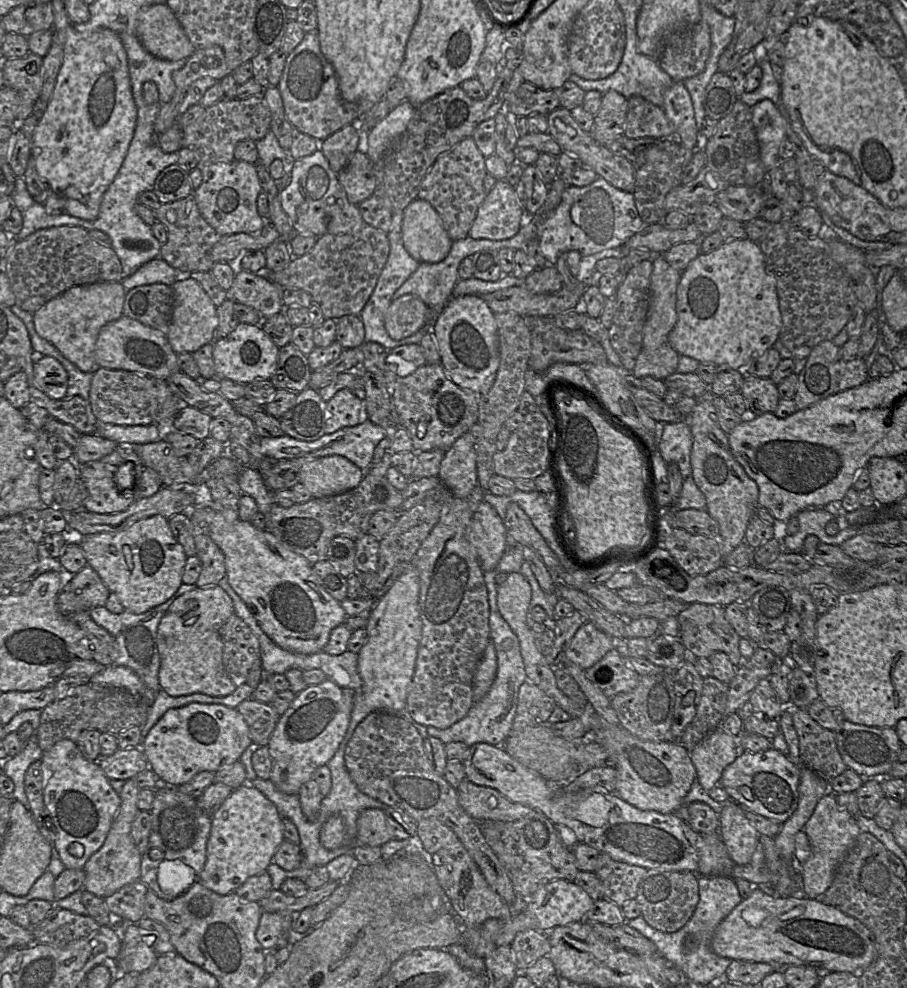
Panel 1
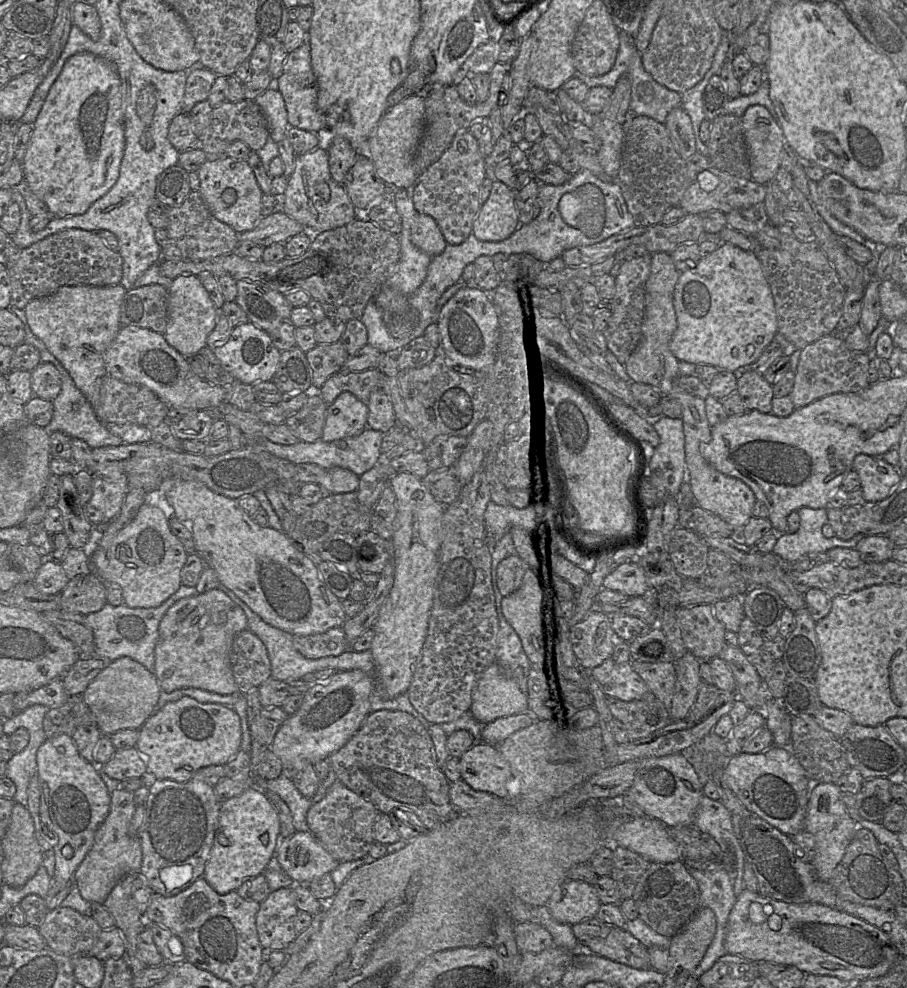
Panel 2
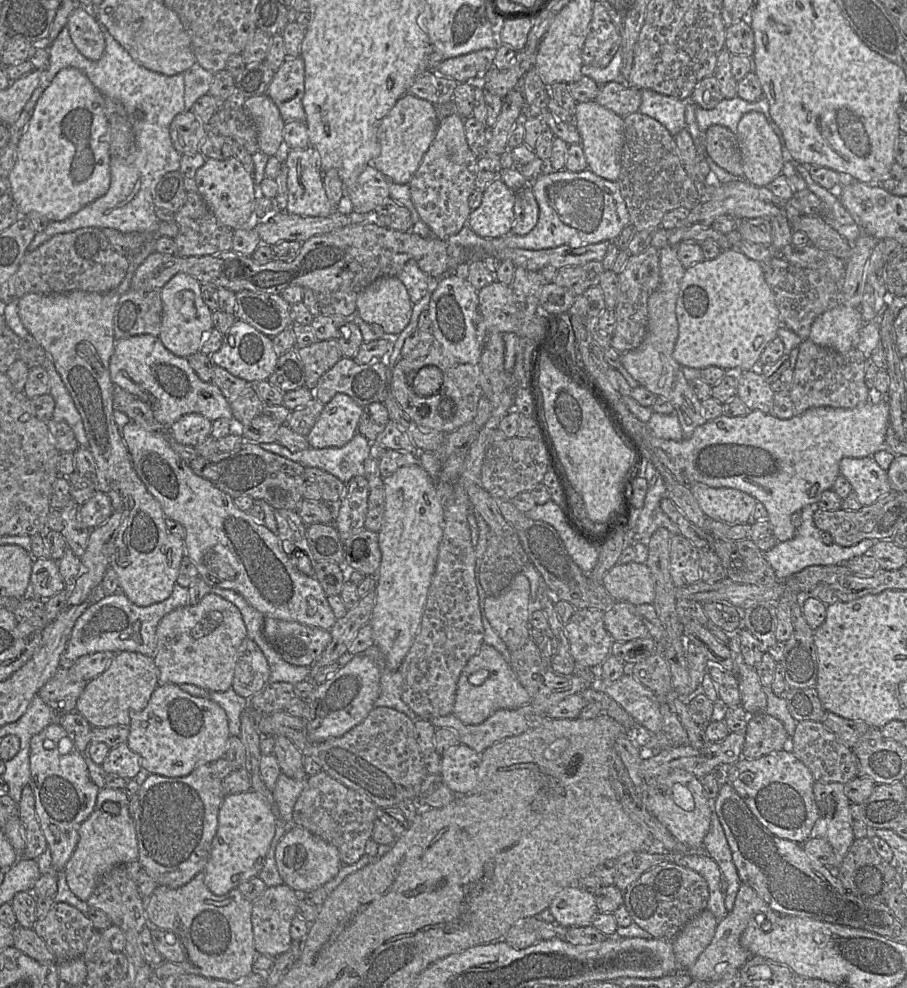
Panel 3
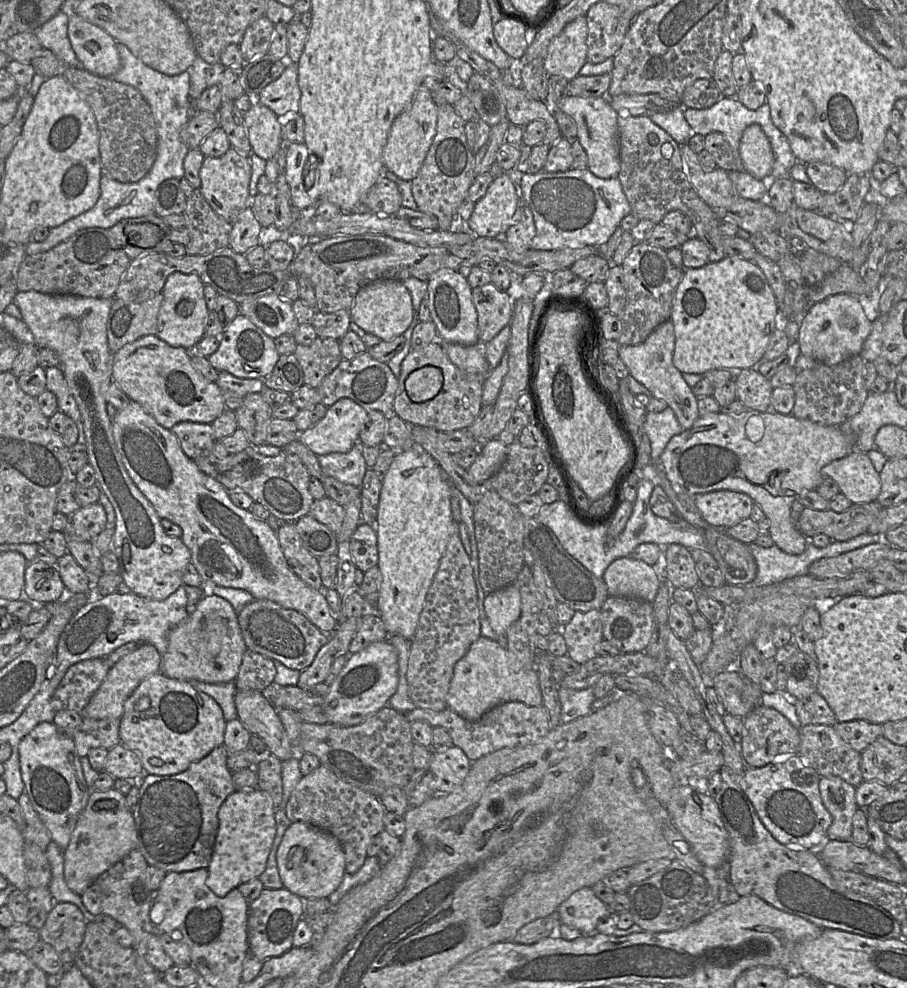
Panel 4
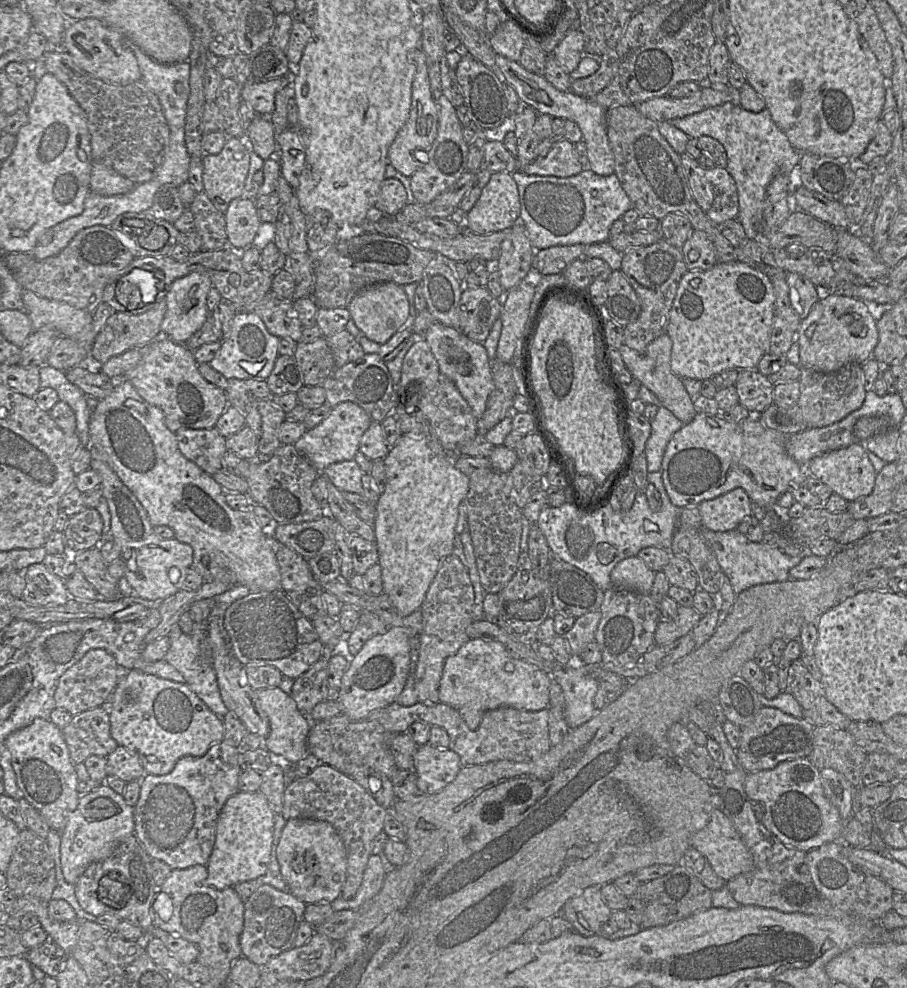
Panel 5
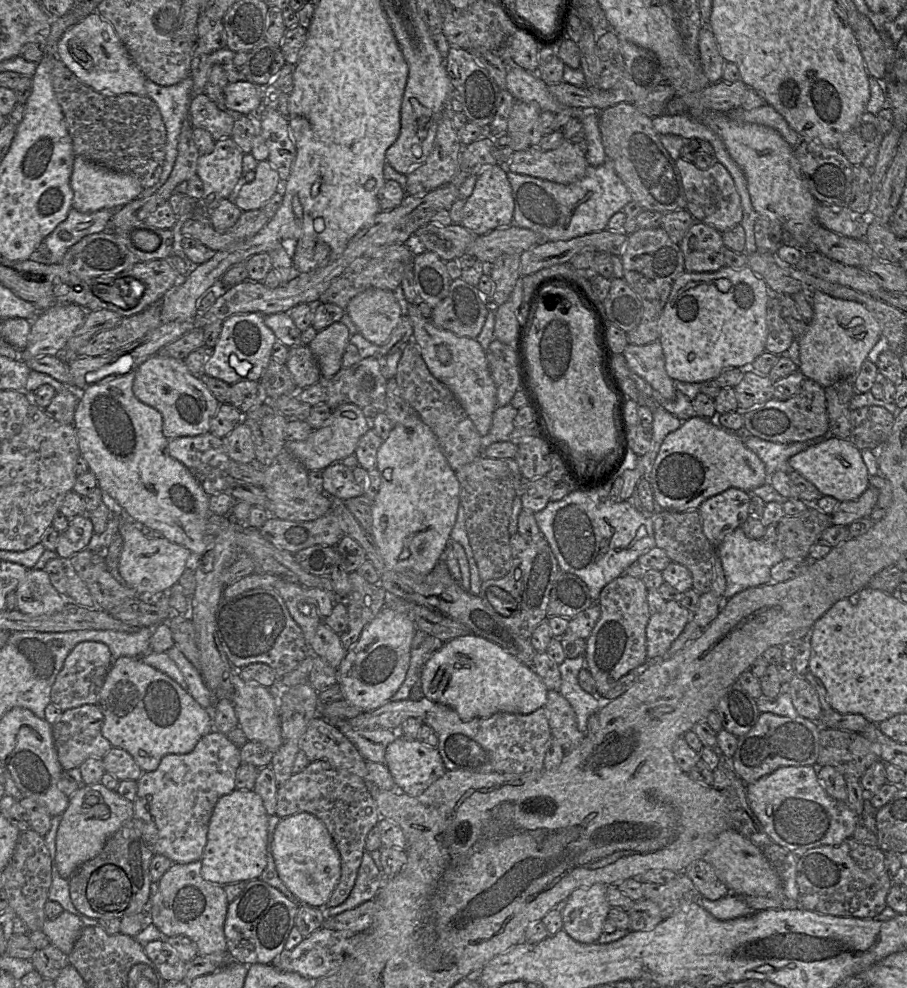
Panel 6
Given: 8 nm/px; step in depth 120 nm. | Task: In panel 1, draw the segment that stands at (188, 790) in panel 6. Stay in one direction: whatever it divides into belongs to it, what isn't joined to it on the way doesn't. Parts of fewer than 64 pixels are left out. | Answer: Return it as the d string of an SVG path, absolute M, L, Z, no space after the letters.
M160 784L155 790L155 797L151 808L152 826L149 837L149 844L142 855L140 881L148 889L154 892L159 898L173 900L178 896L171 896L164 892L158 883L158 868L164 860L180 860L190 866L197 877L202 872L206 862L206 846L210 835L212 816L205 814L198 806L197 799L181 793L177 787Z

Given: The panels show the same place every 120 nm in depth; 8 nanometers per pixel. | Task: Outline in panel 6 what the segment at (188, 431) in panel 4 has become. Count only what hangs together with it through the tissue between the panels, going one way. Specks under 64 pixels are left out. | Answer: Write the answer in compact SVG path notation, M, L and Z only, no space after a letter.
M207 432L169 440L168 451L197 479L208 495L227 491L229 458L222 439Z

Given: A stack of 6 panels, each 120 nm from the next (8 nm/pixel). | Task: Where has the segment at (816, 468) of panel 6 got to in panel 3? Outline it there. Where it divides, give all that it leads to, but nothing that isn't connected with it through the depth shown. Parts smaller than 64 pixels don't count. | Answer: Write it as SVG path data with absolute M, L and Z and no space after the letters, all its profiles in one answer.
M872 456L845 457L840 461L839 470L840 475L850 482L862 506L875 503L891 491L887 471L883 470Z

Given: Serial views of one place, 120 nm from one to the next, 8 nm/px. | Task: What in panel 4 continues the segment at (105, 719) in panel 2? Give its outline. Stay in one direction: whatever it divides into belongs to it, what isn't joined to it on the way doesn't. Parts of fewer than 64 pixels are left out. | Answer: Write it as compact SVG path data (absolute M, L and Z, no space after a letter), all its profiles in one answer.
M144 643L134 652L122 657L110 668L107 677L80 713L82 717L95 720L118 719L124 714L124 702L147 677L160 672L162 655L151 644Z

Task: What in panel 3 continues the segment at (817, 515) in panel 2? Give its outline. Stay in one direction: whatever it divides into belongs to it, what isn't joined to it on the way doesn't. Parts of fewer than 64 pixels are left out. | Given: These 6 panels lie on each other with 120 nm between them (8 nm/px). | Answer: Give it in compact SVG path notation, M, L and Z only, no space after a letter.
M808 505L802 508L800 510L802 524L796 529L795 536L790 540L778 542L772 549L764 553L764 557L774 569L775 575L779 580L786 580L809 566L845 564L845 562L853 557L868 553L875 542L878 541L864 539L859 543L848 547L843 547L836 543L831 543L830 545L824 544L821 541L820 530L816 527L813 520L813 515L816 509L816 505Z

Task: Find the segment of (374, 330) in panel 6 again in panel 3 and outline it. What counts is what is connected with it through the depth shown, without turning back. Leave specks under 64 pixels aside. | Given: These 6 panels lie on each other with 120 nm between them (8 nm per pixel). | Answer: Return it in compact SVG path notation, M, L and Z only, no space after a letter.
M396 276L377 278L356 300L356 314L369 325L378 324L392 336L405 329L411 313L412 303L406 287Z

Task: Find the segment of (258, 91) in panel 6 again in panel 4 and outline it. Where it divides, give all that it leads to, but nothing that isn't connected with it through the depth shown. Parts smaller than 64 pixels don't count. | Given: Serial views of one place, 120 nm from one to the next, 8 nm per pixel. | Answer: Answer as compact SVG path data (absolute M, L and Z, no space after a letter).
M288 64L282 74L265 86L258 95L258 101L271 109L278 118L300 111L301 91L297 82L297 64Z

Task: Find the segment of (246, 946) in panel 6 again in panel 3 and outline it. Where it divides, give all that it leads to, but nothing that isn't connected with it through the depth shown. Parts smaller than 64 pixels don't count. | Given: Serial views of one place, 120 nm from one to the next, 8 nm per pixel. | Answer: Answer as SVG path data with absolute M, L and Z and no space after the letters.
M286 884L267 887L262 895L253 901L252 927L254 935L254 947L258 955L266 955L276 958L287 952L293 943L290 929L293 918L298 915L298 903L304 894L299 894Z

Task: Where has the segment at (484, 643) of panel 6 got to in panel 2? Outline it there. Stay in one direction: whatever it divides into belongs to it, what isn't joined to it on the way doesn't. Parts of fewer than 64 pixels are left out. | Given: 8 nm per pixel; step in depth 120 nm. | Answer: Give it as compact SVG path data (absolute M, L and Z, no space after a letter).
M492 664L477 677L476 685L471 694L469 713L482 724L504 716L529 714L526 694L521 692L518 684L501 672L497 664Z

